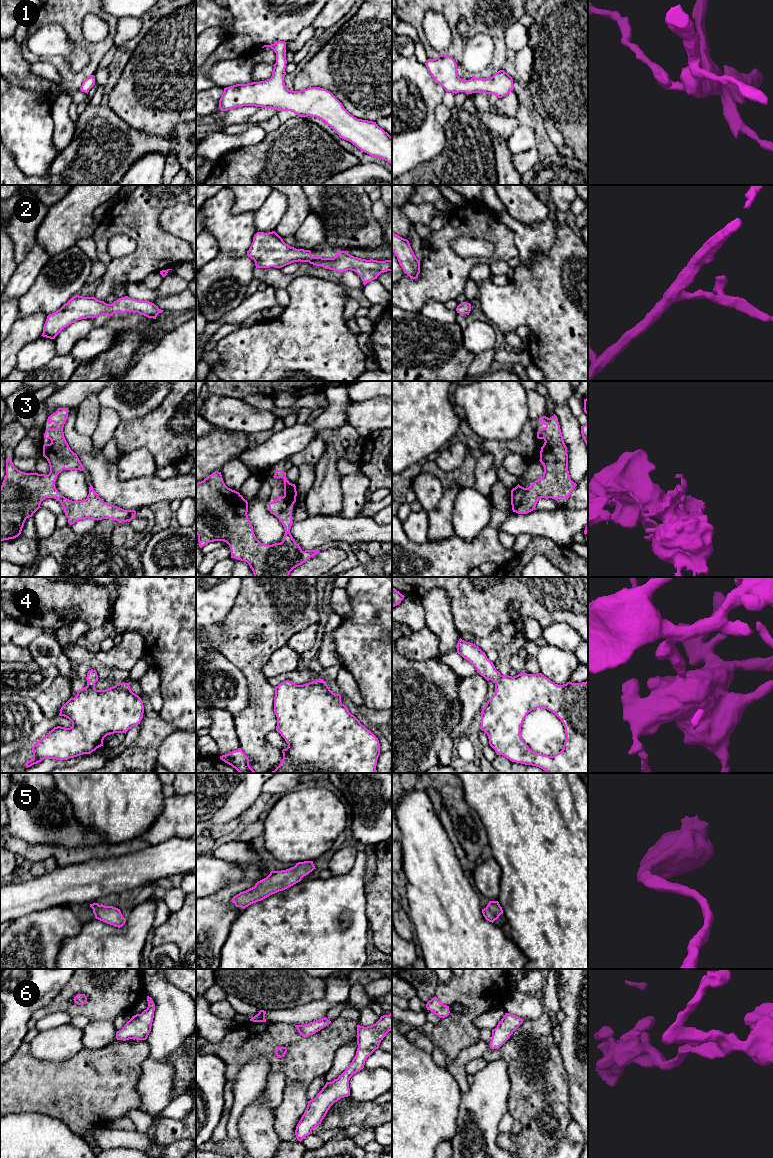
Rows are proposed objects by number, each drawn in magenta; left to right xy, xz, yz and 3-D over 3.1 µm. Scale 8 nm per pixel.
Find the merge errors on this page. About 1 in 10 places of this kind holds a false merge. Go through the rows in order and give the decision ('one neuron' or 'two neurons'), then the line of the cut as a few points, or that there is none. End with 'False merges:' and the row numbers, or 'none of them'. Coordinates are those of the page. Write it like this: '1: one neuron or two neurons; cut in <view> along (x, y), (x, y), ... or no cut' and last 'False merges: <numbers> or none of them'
1: one neuron; no cut
2: one neuron; no cut
3: one neuron; no cut
4: one neuron; no cut
5: one neuron; no cut
6: one neuron; no cut
False merges: none of them

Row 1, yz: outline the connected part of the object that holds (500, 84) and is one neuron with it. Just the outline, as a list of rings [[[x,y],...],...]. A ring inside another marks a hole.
[[[439,55],[435,59],[428,59],[425,63],[429,73],[434,80],[439,83],[446,92],[465,92],[494,94],[498,98],[505,97],[513,89],[513,79],[505,72],[500,70],[490,78],[472,77],[469,80],[463,80],[458,76],[457,64],[455,60],[446,55]]]

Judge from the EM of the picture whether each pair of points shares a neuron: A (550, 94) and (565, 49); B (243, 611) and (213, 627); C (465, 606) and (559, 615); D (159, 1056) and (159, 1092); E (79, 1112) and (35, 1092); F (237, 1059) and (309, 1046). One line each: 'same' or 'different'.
A: same
B: different
C: same
D: same
E: same
F: same

